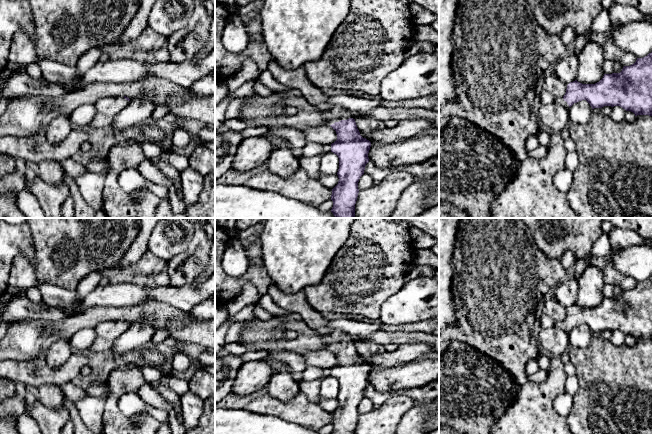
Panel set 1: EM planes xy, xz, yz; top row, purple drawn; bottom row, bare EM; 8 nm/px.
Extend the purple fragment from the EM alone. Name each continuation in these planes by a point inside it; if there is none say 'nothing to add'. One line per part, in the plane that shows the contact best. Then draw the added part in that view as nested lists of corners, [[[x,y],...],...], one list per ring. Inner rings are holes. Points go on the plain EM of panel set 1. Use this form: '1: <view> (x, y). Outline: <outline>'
1: xz (297, 303). Outline: [[[271,282],[267,294],[278,306],[291,313],[299,314],[301,320],[309,328],[321,334],[325,339],[327,349],[352,342],[351,335],[328,327],[328,321],[323,317],[323,314],[308,303],[304,289],[296,293],[287,293]]]

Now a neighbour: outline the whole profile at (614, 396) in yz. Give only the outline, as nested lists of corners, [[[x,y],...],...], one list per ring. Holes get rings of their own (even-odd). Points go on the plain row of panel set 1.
[[[594,332],[587,347],[570,347],[568,351],[579,380],[573,407],[567,416],[572,434],[652,434],[652,340],[637,339],[632,346],[616,346],[600,332]]]

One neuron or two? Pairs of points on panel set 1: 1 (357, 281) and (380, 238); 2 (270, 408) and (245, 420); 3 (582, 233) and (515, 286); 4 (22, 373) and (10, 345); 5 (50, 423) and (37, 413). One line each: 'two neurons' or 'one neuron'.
1: one neuron
2: two neurons
3: two neurons
4: two neurons
5: one neuron

